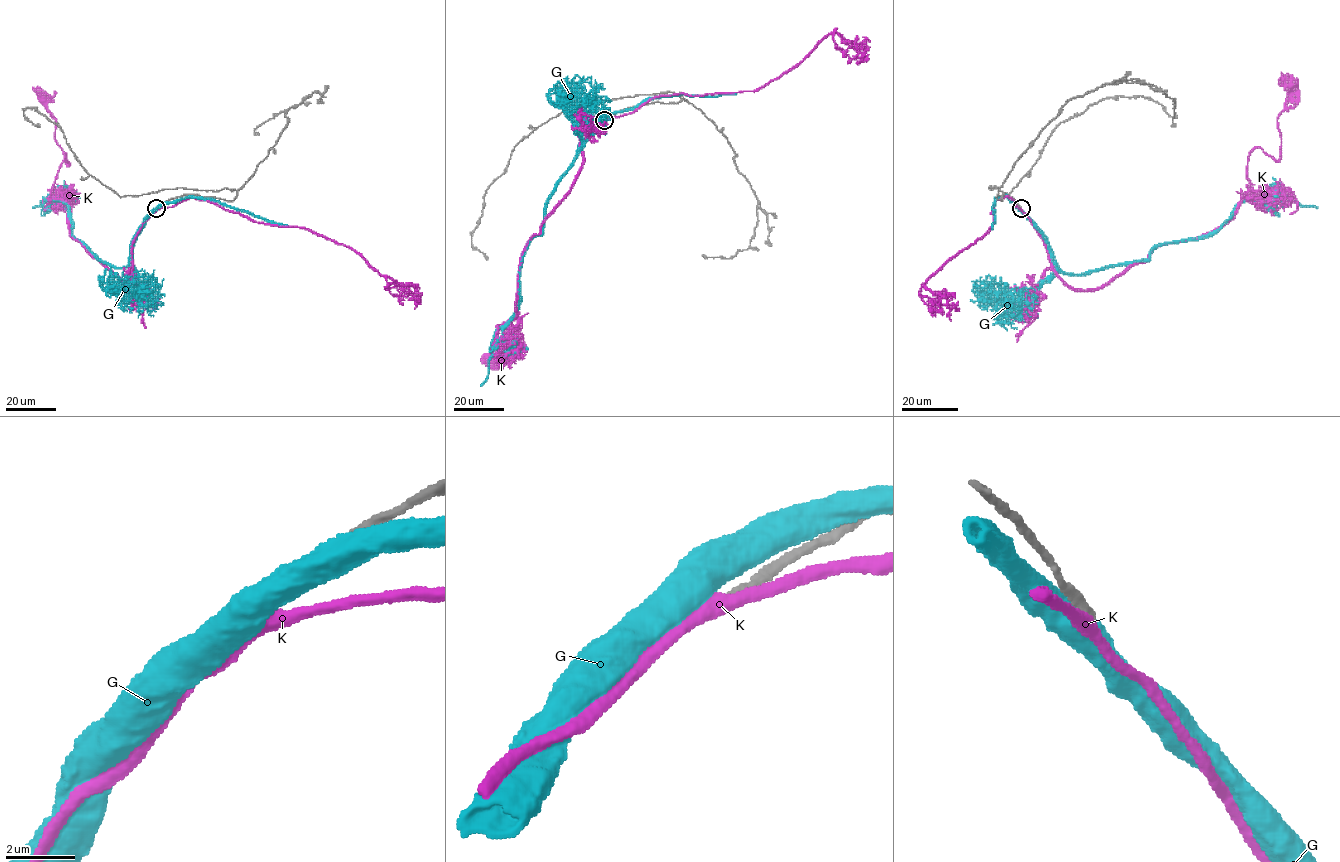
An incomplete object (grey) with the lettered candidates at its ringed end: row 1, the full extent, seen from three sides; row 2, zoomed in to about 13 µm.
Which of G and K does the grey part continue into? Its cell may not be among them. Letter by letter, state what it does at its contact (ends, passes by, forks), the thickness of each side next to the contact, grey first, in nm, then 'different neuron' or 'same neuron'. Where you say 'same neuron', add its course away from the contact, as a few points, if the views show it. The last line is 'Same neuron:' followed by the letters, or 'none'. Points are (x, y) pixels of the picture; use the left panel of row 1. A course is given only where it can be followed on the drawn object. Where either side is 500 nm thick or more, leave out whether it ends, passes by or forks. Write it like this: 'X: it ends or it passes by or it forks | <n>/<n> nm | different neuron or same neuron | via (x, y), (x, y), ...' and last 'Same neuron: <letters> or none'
G: 320/750 nm | different neuron
K: it passes by | 320/440 nm | different neuron
Same neuron: none

